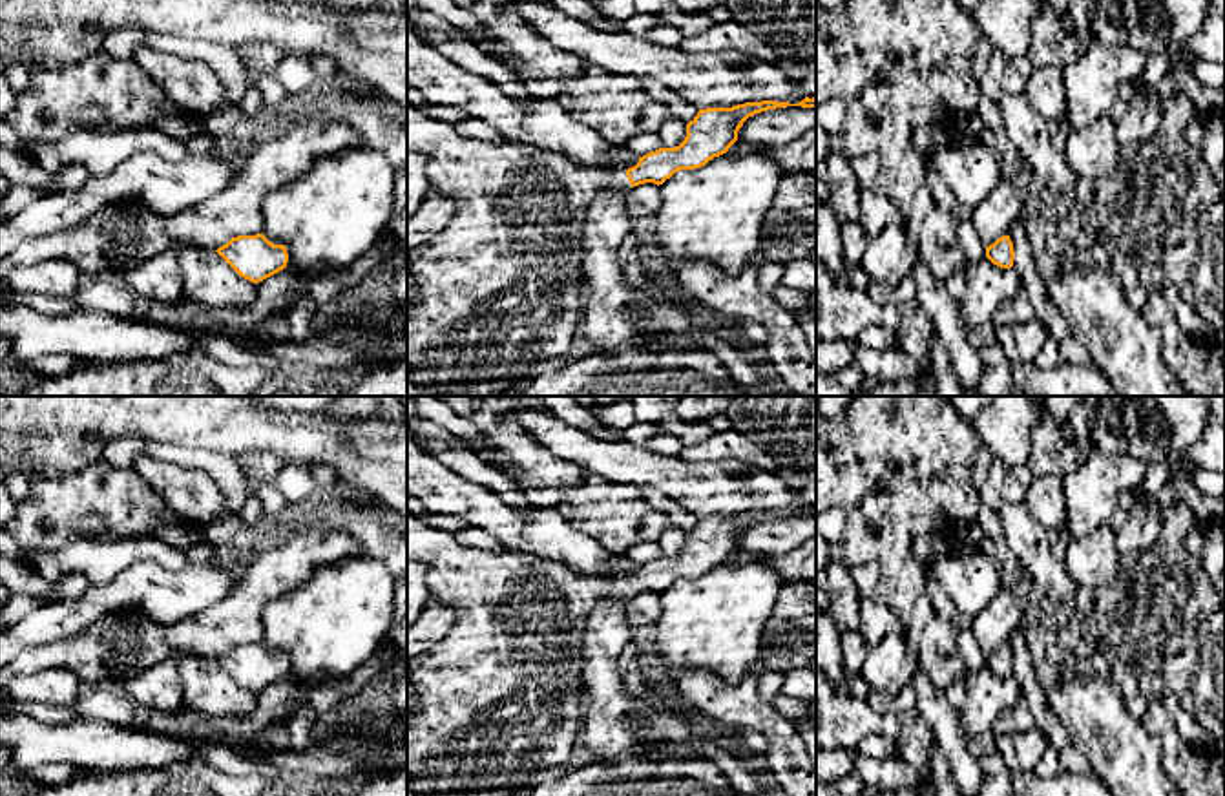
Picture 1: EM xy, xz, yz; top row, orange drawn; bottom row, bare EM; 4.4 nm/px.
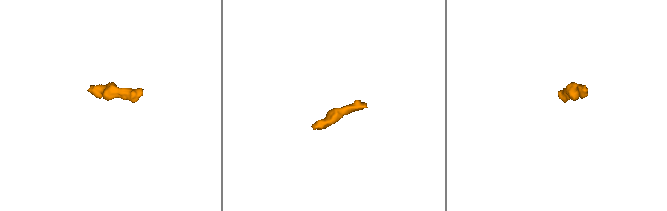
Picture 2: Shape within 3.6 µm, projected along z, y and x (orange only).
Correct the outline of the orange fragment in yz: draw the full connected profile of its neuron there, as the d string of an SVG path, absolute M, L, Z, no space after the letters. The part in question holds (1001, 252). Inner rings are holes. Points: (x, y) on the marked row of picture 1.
M1002 236L993 245L986 246L986 257L1000 268L1011 268L1015 252L1010 236Z

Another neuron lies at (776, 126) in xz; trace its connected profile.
M787 106L749 117L739 128L738 139L758 146L780 146L803 137L814 128L816 108Z

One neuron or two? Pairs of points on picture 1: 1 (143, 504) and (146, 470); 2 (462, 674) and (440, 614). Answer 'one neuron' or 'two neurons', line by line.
1: two neurons
2: two neurons

